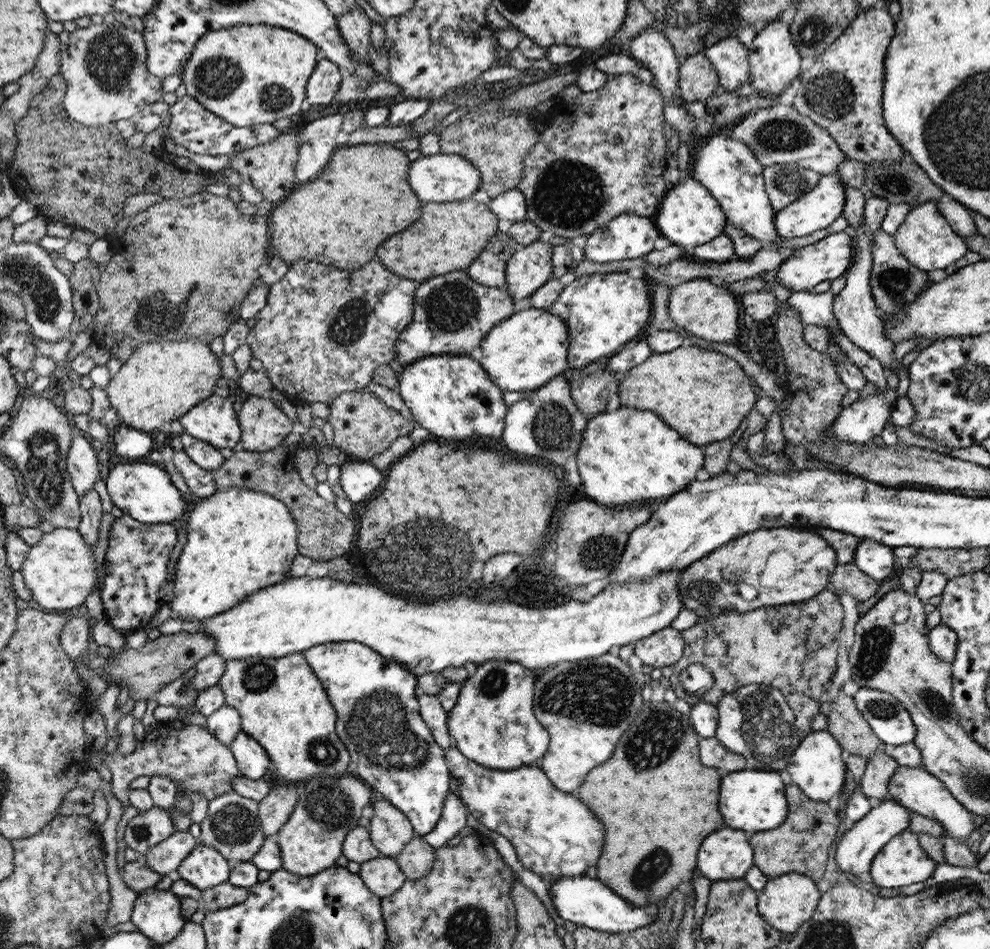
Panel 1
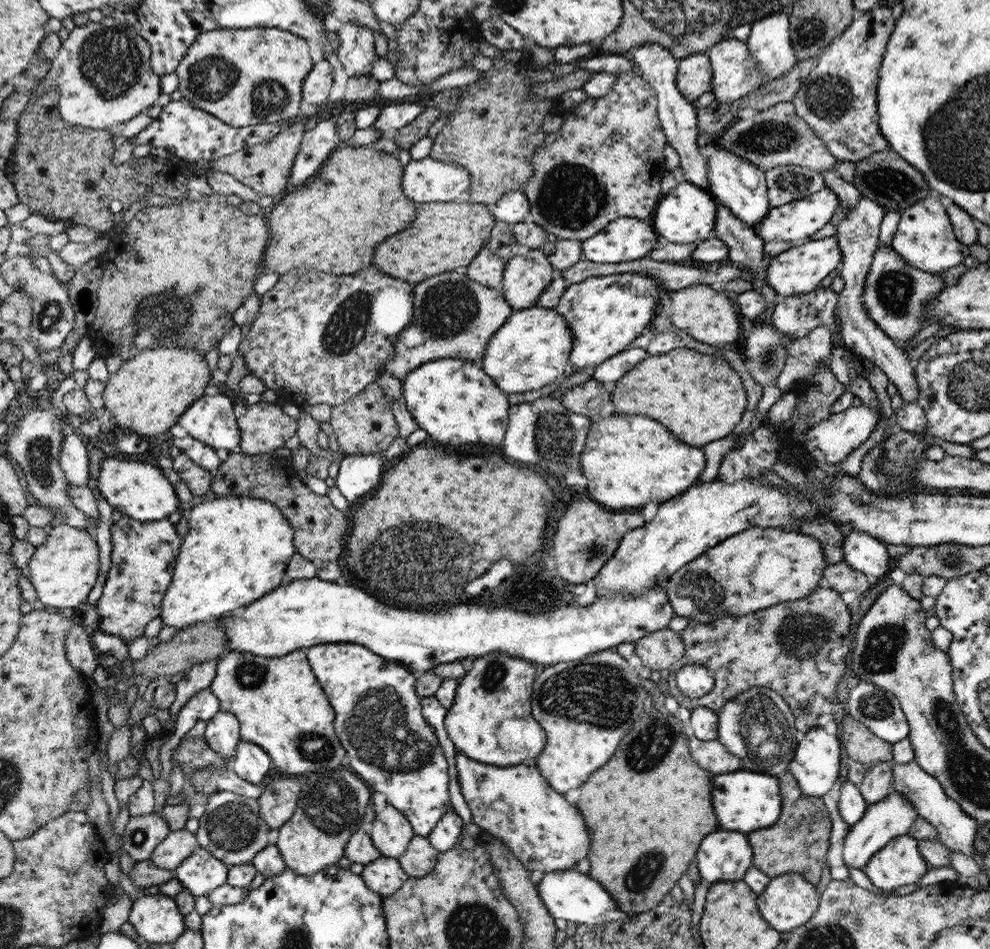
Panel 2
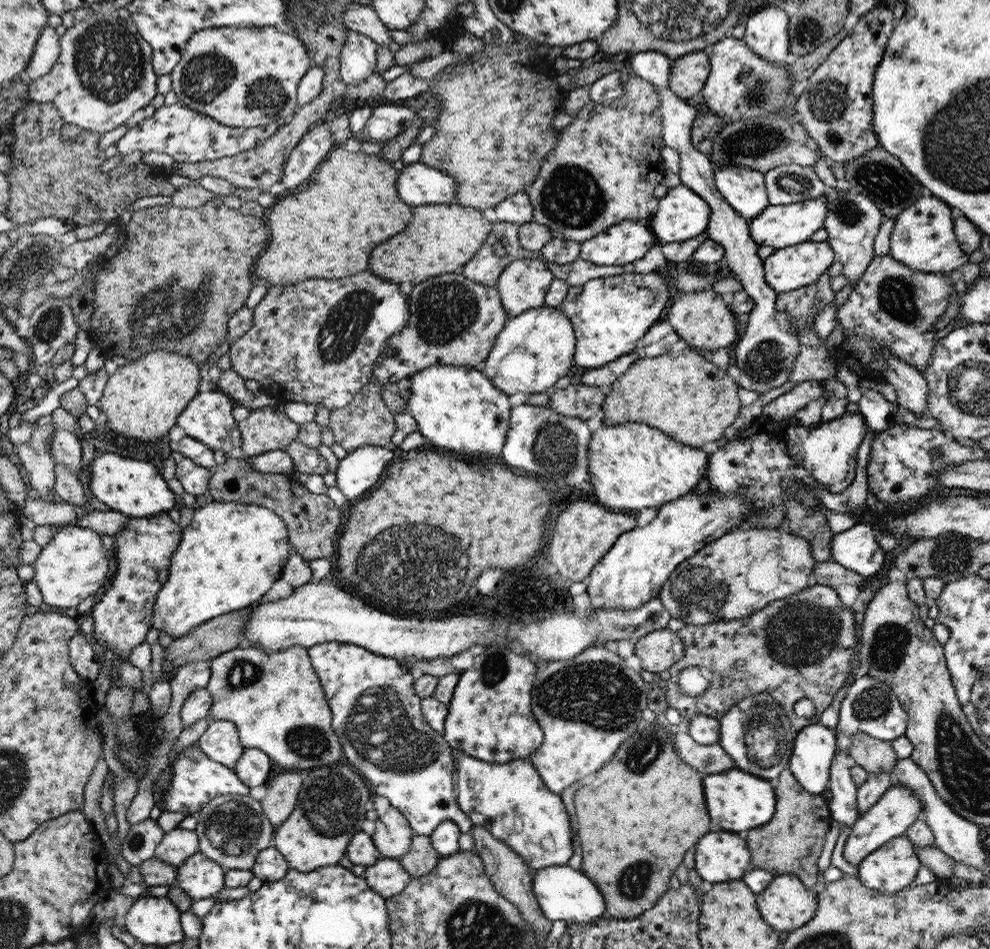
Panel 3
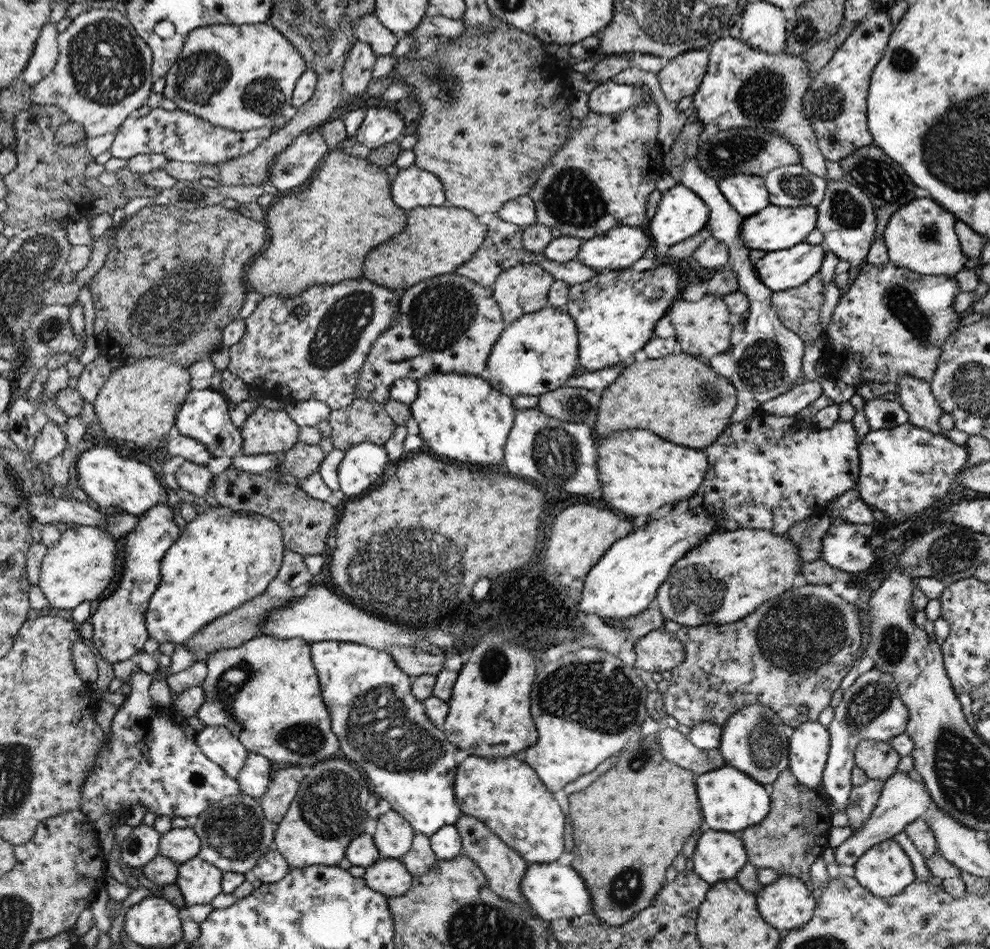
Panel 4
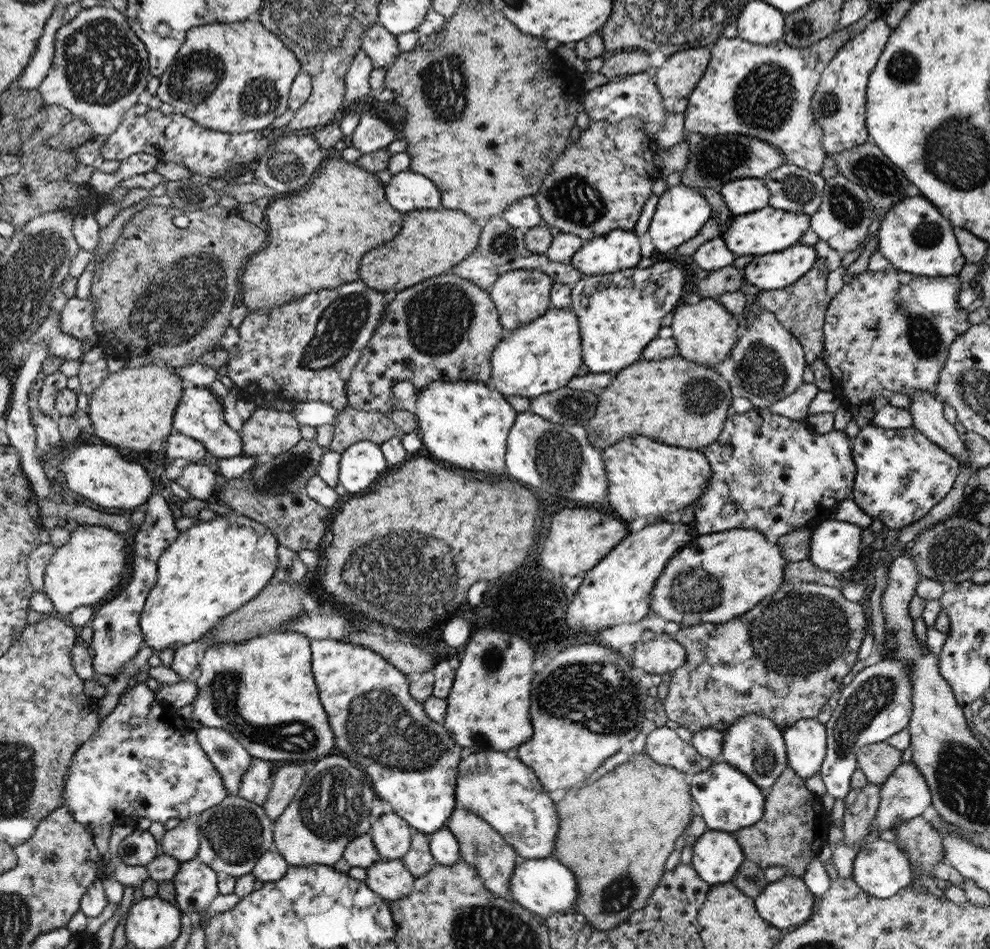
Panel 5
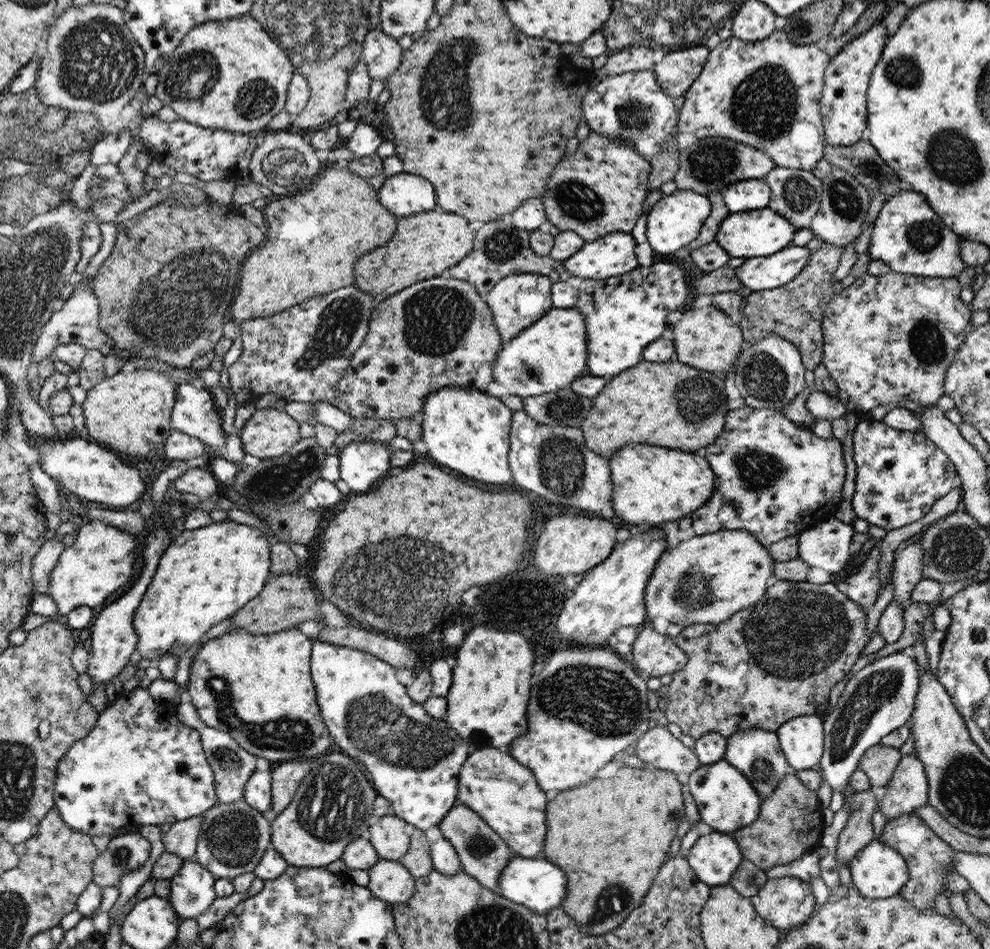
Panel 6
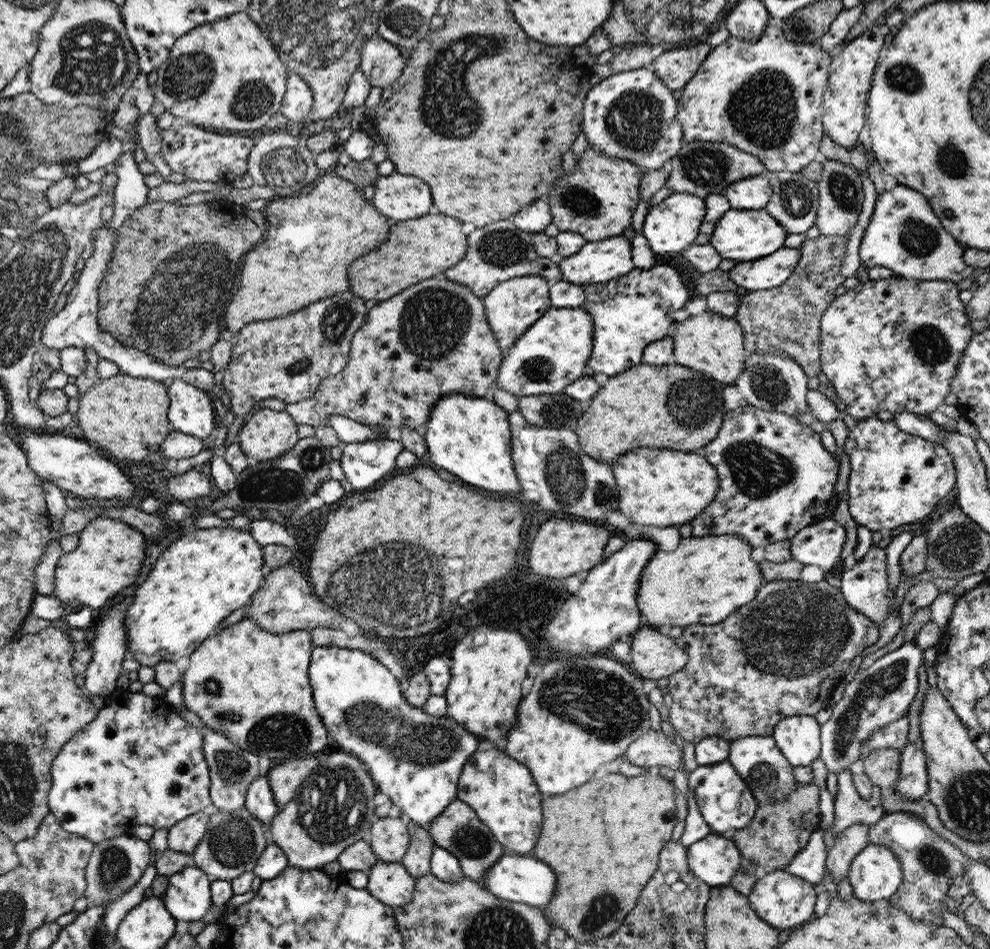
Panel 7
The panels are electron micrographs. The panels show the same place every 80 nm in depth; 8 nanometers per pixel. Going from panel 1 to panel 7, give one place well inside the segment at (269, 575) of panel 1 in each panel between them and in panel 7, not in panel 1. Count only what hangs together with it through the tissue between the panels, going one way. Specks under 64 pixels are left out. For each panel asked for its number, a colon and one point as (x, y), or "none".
2: (237, 548)
3: (231, 553)
4: (224, 558)
5: (215, 567)
6: (206, 575)
7: (197, 581)

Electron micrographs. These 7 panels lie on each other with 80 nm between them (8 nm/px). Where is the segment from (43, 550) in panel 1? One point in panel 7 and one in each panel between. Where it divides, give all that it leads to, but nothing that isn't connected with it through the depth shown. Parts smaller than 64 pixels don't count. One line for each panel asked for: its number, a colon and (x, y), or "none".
2: (64, 569)
3: (73, 566)
4: (82, 563)
5: (83, 571)
6: (101, 560)
7: (109, 555)

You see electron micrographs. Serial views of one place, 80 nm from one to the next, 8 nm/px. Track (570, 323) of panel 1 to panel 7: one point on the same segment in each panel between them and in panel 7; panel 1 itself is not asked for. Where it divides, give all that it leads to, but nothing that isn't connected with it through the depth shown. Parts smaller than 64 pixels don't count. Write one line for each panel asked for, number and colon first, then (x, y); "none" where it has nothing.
2: (606, 313)
3: (610, 314)
4: (616, 311)
5: (620, 313)
6: (624, 314)
7: (630, 312)

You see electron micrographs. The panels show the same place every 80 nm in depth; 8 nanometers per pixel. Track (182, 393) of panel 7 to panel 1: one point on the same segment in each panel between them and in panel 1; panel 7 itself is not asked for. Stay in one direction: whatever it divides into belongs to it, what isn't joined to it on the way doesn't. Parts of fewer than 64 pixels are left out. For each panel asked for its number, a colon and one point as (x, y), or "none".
1: (214, 420)
2: (210, 419)
3: (208, 417)
4: (203, 415)
5: (199, 415)
6: (194, 414)

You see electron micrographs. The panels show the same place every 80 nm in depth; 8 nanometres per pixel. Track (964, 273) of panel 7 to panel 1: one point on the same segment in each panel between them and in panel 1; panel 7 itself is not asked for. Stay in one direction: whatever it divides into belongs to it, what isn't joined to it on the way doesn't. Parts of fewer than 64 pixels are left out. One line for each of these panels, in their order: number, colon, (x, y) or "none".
1: (925, 239)
2: (925, 239)
3: (922, 238)
4: (920, 235)
5: (914, 237)
6: (909, 236)

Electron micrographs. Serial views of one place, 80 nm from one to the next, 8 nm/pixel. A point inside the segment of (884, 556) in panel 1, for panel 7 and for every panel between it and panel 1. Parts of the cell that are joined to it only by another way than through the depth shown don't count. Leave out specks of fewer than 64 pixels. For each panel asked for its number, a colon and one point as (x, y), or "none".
2: (862, 552)
3: (856, 548)
4: (846, 546)
5: (835, 546)
6: (826, 546)
7: (820, 544)

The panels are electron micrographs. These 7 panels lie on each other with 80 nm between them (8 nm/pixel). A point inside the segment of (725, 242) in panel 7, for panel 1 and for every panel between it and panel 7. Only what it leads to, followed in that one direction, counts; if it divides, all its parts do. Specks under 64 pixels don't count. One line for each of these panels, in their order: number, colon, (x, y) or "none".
1: (815, 210)
2: (795, 222)
3: (780, 226)
4: (774, 228)
5: (769, 230)
6: (749, 234)

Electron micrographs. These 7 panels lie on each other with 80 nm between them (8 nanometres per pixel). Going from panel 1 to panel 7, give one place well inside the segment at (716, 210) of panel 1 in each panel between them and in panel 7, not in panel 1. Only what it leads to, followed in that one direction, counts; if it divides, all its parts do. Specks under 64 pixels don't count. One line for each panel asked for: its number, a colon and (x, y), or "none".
2: (686, 214)
3: (681, 214)
4: (681, 213)
5: (681, 212)
6: (675, 220)
7: (672, 225)

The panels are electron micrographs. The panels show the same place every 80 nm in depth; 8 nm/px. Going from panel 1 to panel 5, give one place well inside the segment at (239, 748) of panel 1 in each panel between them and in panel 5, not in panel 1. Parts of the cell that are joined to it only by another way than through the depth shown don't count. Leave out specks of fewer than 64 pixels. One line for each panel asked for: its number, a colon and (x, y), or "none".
2: (251, 762)
3: (253, 767)
4: (254, 778)
5: (255, 787)

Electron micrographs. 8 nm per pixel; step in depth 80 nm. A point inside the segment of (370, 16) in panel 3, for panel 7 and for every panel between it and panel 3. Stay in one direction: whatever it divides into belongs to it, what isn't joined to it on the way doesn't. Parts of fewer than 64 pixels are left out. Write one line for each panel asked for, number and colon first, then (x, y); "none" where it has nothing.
4: (369, 28)
5: (381, 46)
6: (382, 54)
7: (383, 63)

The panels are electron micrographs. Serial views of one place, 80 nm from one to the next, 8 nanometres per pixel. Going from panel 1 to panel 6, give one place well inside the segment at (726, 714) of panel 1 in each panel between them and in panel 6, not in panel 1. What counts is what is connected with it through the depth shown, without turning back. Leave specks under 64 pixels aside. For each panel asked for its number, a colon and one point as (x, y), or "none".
2: (757, 726)
3: (758, 736)
4: (754, 740)
5: (754, 745)
6: (756, 753)

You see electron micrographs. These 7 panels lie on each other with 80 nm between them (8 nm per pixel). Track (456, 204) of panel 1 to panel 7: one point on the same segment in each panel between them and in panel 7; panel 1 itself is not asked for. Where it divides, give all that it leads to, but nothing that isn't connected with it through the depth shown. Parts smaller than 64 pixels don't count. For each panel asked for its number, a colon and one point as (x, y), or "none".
2: (447, 236)
3: (442, 238)
4: (438, 239)
5: (432, 241)
6: (426, 244)
7: (417, 249)

